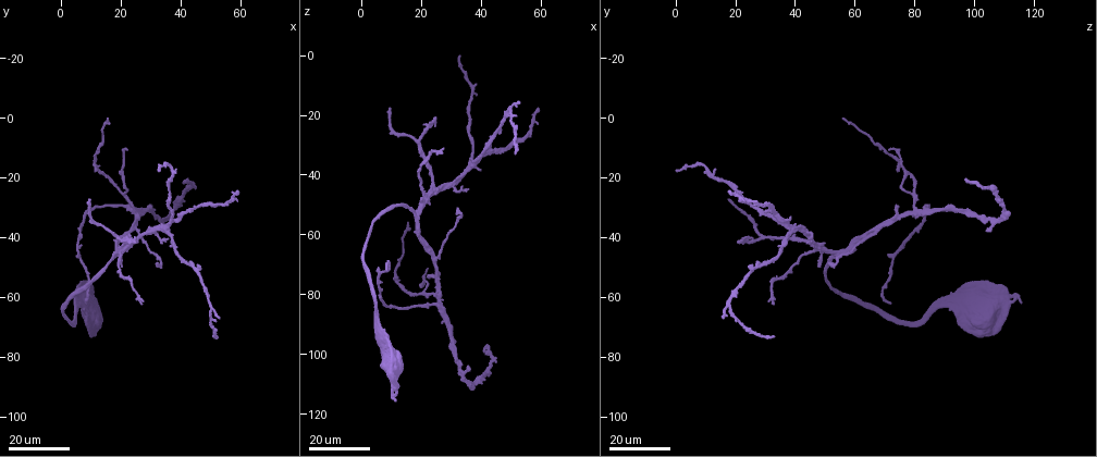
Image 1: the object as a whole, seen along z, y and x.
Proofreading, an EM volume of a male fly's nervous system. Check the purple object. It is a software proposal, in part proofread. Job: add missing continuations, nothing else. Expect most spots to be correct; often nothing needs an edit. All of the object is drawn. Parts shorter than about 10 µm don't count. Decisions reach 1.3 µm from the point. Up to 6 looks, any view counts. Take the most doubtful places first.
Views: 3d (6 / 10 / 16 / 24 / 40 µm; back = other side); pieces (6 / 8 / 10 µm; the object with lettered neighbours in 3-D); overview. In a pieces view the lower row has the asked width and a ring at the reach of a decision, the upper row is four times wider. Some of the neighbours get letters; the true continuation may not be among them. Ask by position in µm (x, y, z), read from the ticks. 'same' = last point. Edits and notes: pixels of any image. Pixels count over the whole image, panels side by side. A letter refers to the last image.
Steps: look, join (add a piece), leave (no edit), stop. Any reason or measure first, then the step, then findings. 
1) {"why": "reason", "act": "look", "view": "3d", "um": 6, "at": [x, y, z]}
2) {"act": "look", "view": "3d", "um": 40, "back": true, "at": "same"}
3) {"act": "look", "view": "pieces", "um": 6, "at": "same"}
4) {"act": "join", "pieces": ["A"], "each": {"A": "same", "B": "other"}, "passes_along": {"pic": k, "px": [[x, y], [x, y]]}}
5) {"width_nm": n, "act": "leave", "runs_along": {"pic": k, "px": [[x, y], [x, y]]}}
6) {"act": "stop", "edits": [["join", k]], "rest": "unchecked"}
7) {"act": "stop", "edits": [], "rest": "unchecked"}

{"why": "free end", "act": "look", "view": "3d", "um": 24, "at": [8, 61, 71]}

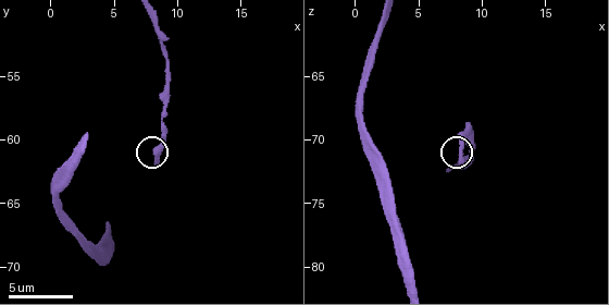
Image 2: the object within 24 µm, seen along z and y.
{"act": "look", "view": "pieces", "um": 8, "at": [8.4, 61.8, 71.8]}

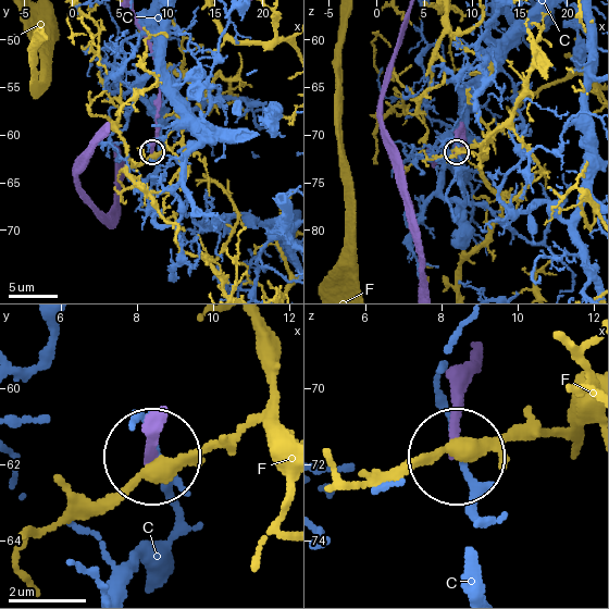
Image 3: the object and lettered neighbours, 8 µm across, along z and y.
{"act": "leave", "each": {"C": "other", "F": "other"}, "found": "no lettered piece goes on from it"}

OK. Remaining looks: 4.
{"why": "branch stops here", "act": "look", "view": "3d", "um": 16, "at": [43, 21, 97]}

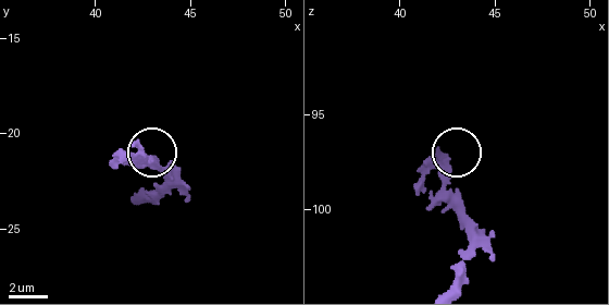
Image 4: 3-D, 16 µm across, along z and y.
{"act": "look", "view": "pieces", "um": 10, "at": [42.1, 20.6, 97.0]}

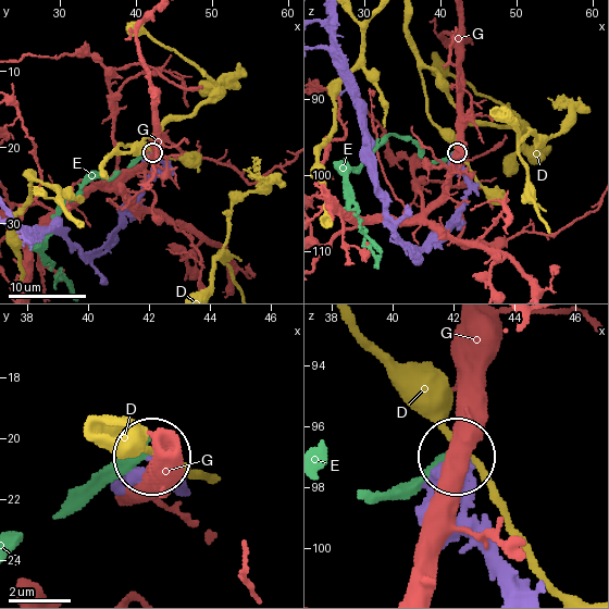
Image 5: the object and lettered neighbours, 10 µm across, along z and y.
{"act": "leave", "each": {"D": "other", "E": "other", "G": "other"}, "found": "none of them fits"}

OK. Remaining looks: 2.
{"why": "branch stops here", "act": "look", "view": "3d", "um": 16, "at": [53, 67, 15]}

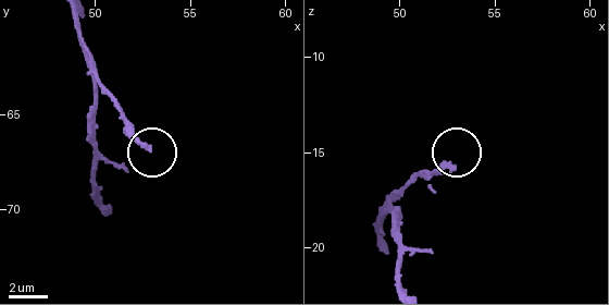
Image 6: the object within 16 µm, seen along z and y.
{"act": "look", "view": "pieces", "um": 8, "at": [52.7, 66.8, 15.8]}

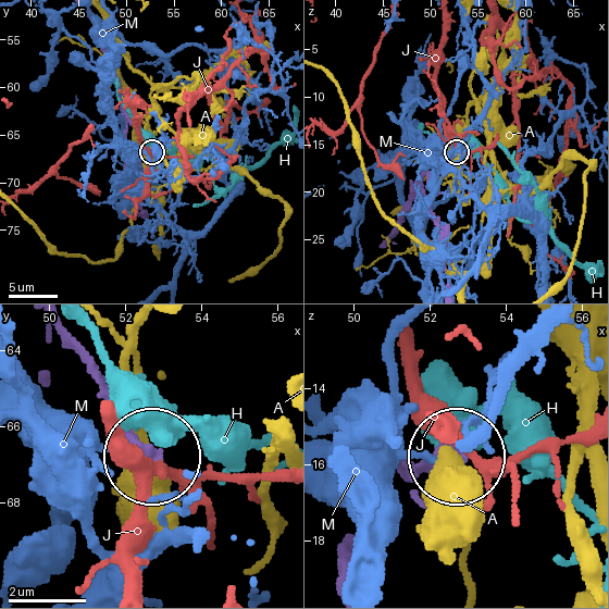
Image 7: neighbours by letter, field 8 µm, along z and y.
{"width_nm": 230, "act": "leave", "each": {"A": "other", "H": "other", "J": "other", "M": "other"}, "found": "none of them fits"}

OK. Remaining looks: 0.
{"act": "stop", "edits": [], "rest": "unchecked"}

